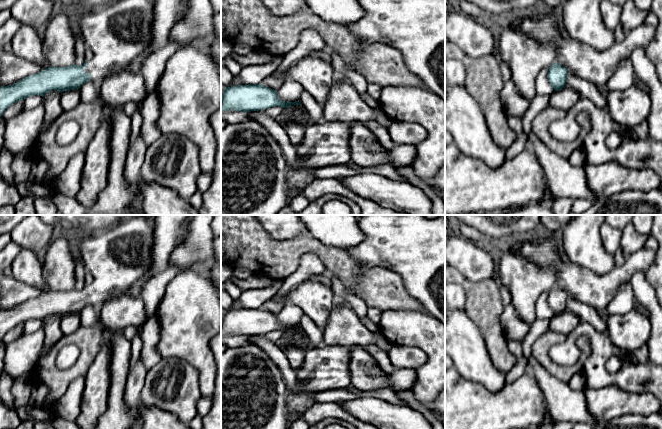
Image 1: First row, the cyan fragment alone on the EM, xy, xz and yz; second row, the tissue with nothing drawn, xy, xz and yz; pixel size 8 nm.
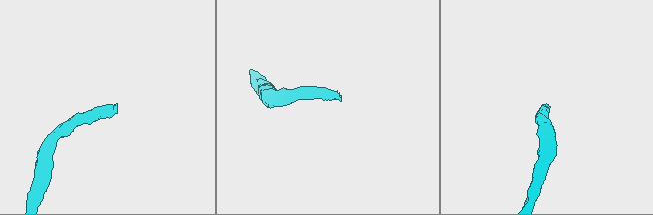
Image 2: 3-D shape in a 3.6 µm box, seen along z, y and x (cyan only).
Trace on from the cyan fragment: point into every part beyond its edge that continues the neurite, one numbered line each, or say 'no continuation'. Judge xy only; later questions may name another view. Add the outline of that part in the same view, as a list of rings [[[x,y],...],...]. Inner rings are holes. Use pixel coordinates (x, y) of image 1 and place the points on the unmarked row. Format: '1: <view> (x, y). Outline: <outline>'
1: xy (118, 259). Outline: [[[137,215],[110,230],[85,233],[79,245],[79,256],[86,270],[93,275],[93,282],[84,292],[84,296],[91,299],[92,306],[100,311],[106,301],[124,296],[131,287],[140,283],[151,269],[153,243],[154,223],[145,215]]]

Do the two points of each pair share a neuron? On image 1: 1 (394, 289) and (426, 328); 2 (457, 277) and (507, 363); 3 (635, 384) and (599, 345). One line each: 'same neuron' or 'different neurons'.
1: different neurons
2: same neuron
3: same neuron

